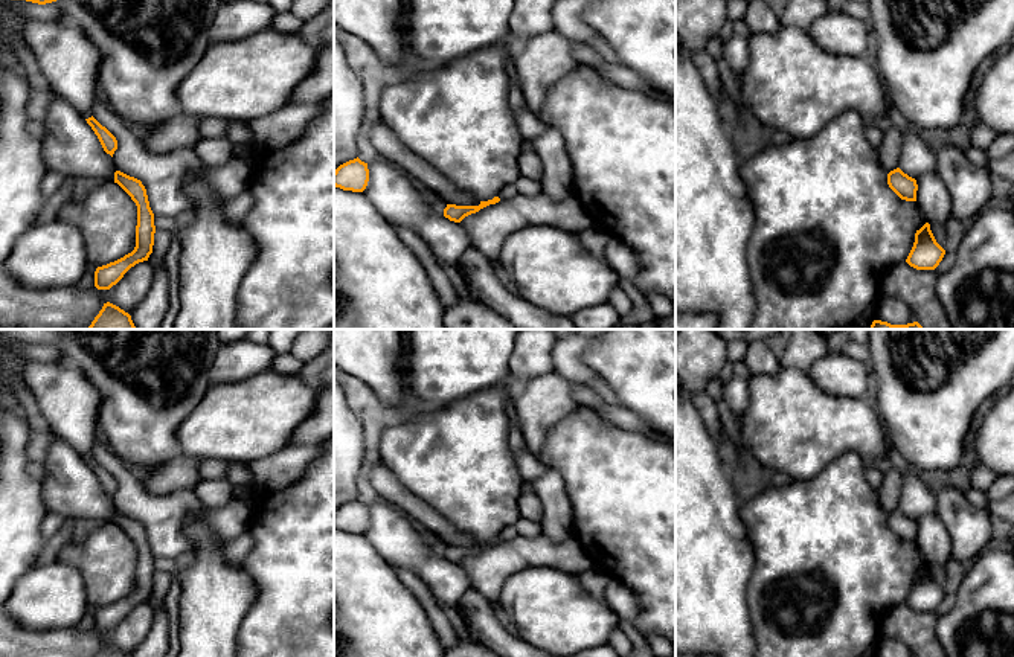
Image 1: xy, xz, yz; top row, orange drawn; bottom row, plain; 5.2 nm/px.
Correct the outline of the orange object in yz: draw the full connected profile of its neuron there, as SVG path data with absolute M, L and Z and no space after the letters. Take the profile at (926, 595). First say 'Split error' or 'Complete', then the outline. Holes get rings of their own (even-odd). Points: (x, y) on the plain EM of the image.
Complete. M926 564L915 575L913 588L906 604L916 611L935 611L942 602L945 591L936 584L930 566Z

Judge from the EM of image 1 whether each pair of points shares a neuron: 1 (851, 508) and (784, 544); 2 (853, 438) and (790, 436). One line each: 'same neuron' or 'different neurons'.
1: same neuron
2: same neuron

